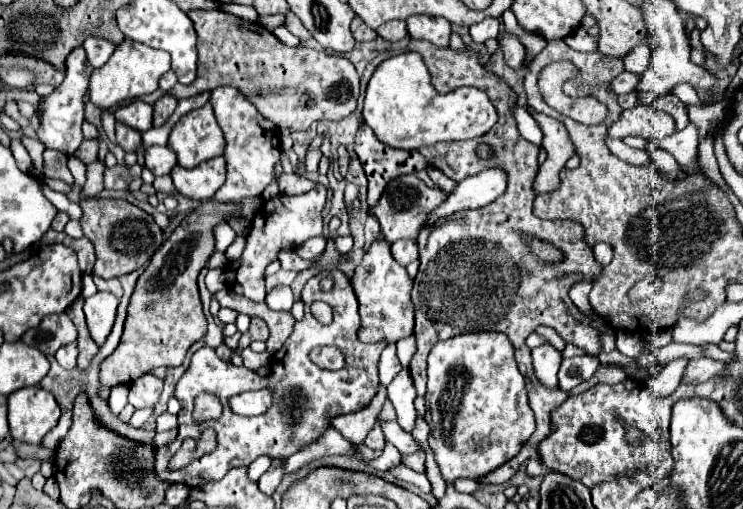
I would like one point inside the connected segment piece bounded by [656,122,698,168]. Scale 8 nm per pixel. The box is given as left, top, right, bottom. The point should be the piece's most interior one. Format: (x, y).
(683, 146)

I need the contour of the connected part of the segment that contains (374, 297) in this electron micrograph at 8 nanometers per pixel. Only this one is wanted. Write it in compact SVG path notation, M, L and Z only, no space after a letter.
M378 240L372 244L352 276L352 286L360 302L362 326L358 338L362 342L396 344L398 340L414 334L414 306L410 300L412 278L408 276L406 268L392 258L390 244L386 240Z

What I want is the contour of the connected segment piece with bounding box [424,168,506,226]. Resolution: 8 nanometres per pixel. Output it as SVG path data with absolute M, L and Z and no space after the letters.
M490 168L476 176L470 176L456 184L456 188L448 194L446 202L442 202L436 210L432 210L426 218L424 226L436 224L440 218L446 218L454 212L468 208L482 208L494 202L506 190L506 174L502 170Z

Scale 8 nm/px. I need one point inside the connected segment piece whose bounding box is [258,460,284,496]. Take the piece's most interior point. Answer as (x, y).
(271, 479)

